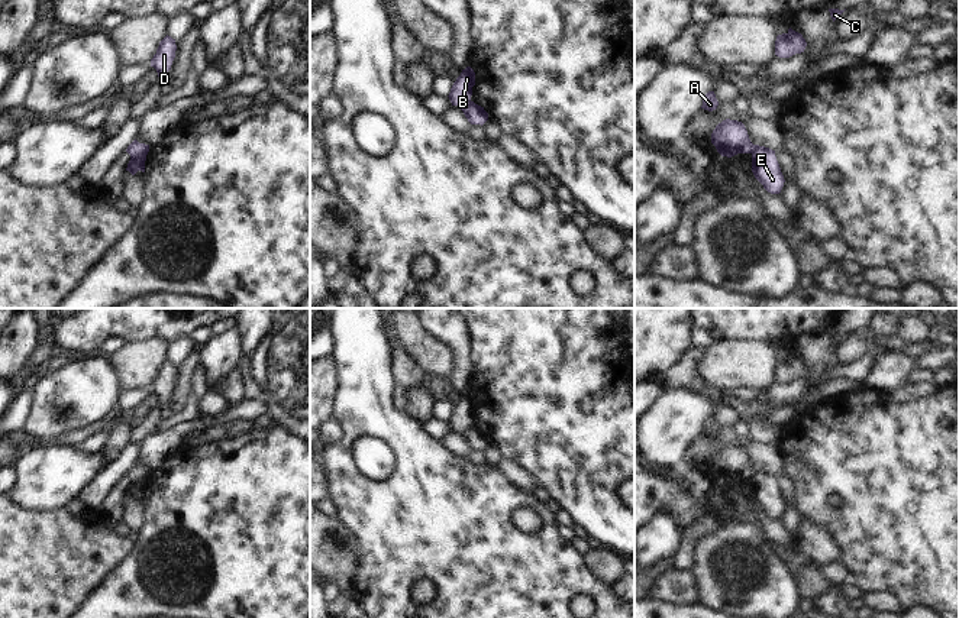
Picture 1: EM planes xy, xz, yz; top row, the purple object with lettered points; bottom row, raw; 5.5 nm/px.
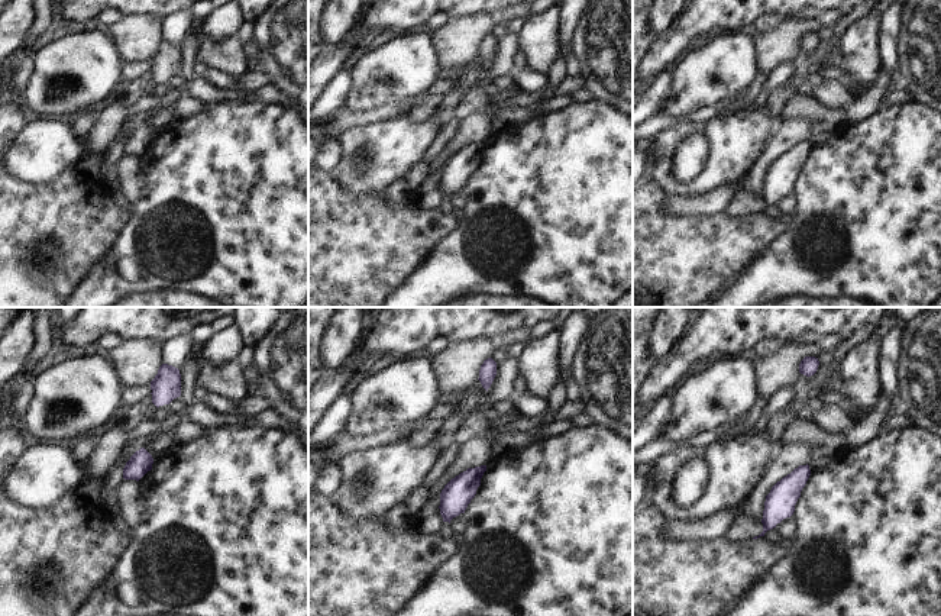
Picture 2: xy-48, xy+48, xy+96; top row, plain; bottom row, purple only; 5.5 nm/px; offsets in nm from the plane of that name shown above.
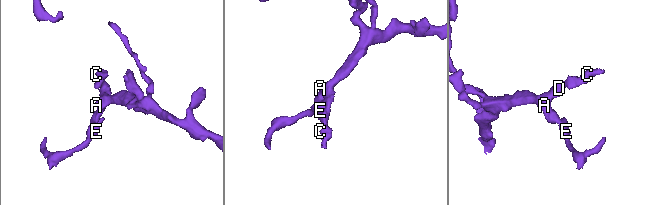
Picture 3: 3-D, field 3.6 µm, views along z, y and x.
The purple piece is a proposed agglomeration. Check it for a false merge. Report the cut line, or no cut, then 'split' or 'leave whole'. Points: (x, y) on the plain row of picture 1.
cut xy (147, 469), (131, 482); split

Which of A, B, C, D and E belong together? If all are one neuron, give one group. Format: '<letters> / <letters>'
A B C D / E

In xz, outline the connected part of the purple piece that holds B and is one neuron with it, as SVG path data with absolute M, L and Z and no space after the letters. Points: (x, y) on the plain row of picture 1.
M471 391L462 394L461 399L453 407L449 424L452 430L464 430L465 427L471 426L472 411L475 410L475 397Z

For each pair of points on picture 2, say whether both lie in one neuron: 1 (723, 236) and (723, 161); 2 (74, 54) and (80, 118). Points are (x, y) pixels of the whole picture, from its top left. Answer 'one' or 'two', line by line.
1: two
2: two

